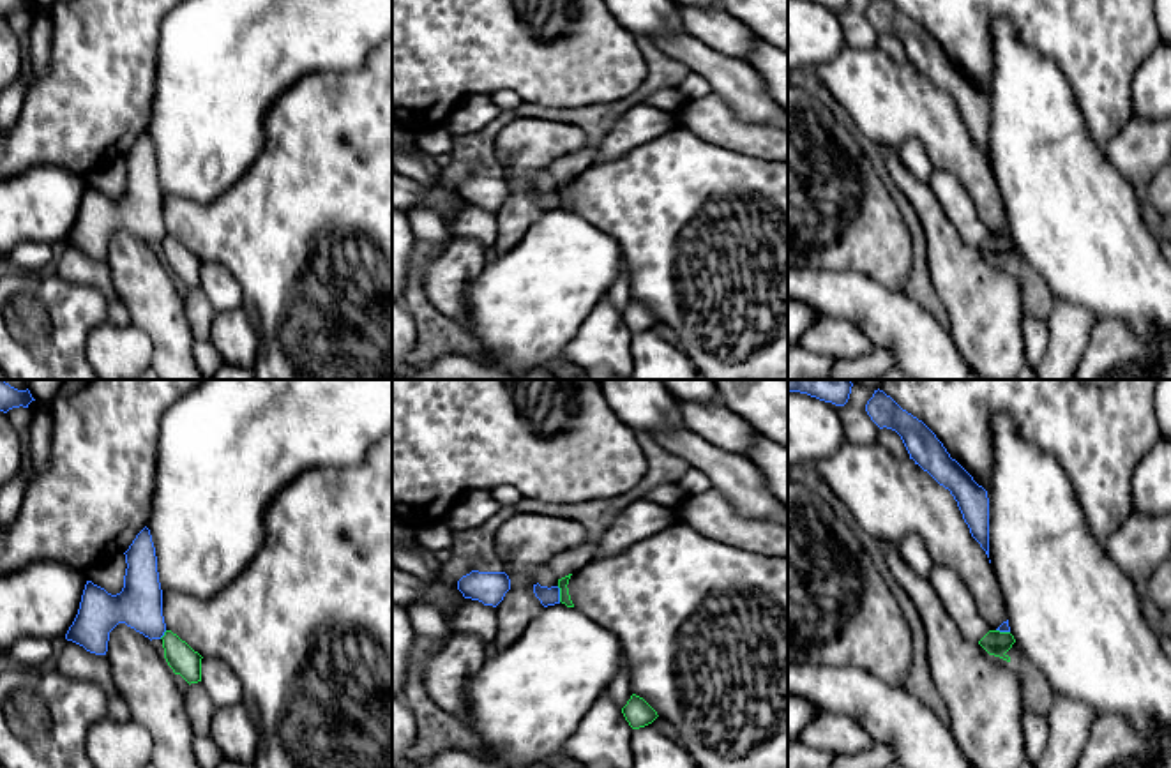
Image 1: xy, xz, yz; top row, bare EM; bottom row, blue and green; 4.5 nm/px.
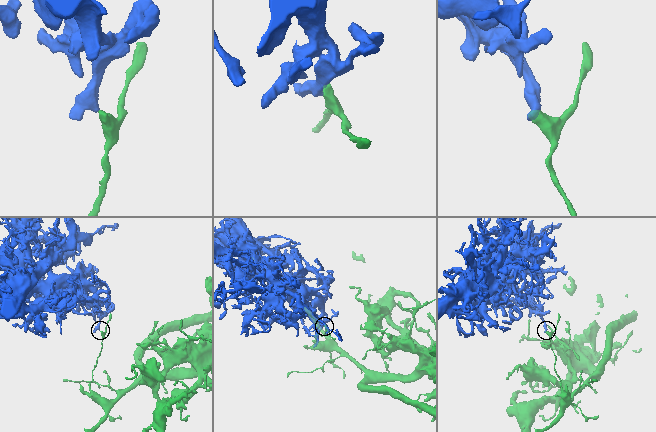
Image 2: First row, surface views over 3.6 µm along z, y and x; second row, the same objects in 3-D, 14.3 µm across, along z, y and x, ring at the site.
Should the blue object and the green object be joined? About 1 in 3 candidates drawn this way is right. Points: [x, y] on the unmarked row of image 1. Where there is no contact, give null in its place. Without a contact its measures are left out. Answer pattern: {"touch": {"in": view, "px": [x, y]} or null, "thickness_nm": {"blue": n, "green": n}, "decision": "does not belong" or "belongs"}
{"touch": {"in": "xz", "px": [559, 198]}, "thickness_nm": {"blue": 80, "green": 50}, "decision": "does not belong"}

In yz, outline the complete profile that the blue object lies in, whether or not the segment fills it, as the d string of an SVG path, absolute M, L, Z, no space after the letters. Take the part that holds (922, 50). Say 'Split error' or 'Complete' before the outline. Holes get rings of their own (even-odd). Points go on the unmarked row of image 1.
Complete. M873 0L865 16L880 32L895 35L910 64L950 95L970 132L971 141L989 162L989 102L987 95L950 62L936 39L917 21L903 14L890 0Z

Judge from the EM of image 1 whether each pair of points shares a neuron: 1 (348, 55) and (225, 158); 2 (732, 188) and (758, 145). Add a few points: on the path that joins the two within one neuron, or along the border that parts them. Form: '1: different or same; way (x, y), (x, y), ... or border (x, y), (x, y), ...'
1: same; way (309, 55), (295, 55), (232, 119)
2: different; border (712, 142), (769, 161)

